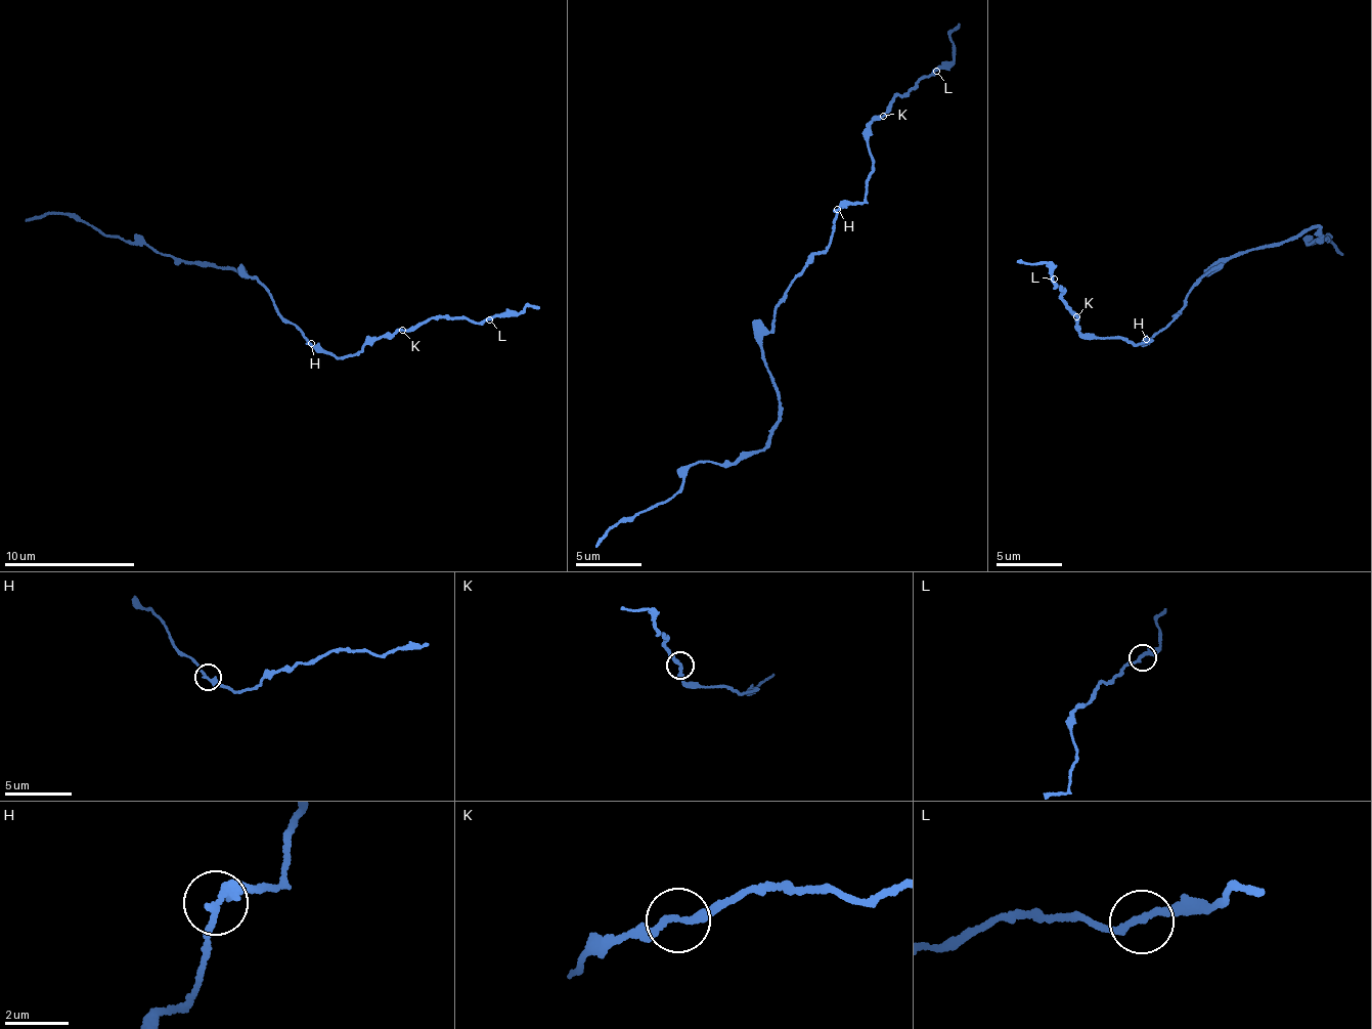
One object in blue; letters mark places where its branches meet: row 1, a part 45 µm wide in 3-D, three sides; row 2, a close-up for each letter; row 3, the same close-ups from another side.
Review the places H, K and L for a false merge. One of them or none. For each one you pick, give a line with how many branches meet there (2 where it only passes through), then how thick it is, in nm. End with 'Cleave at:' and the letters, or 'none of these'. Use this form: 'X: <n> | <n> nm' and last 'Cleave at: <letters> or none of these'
Cleave at: none of these

